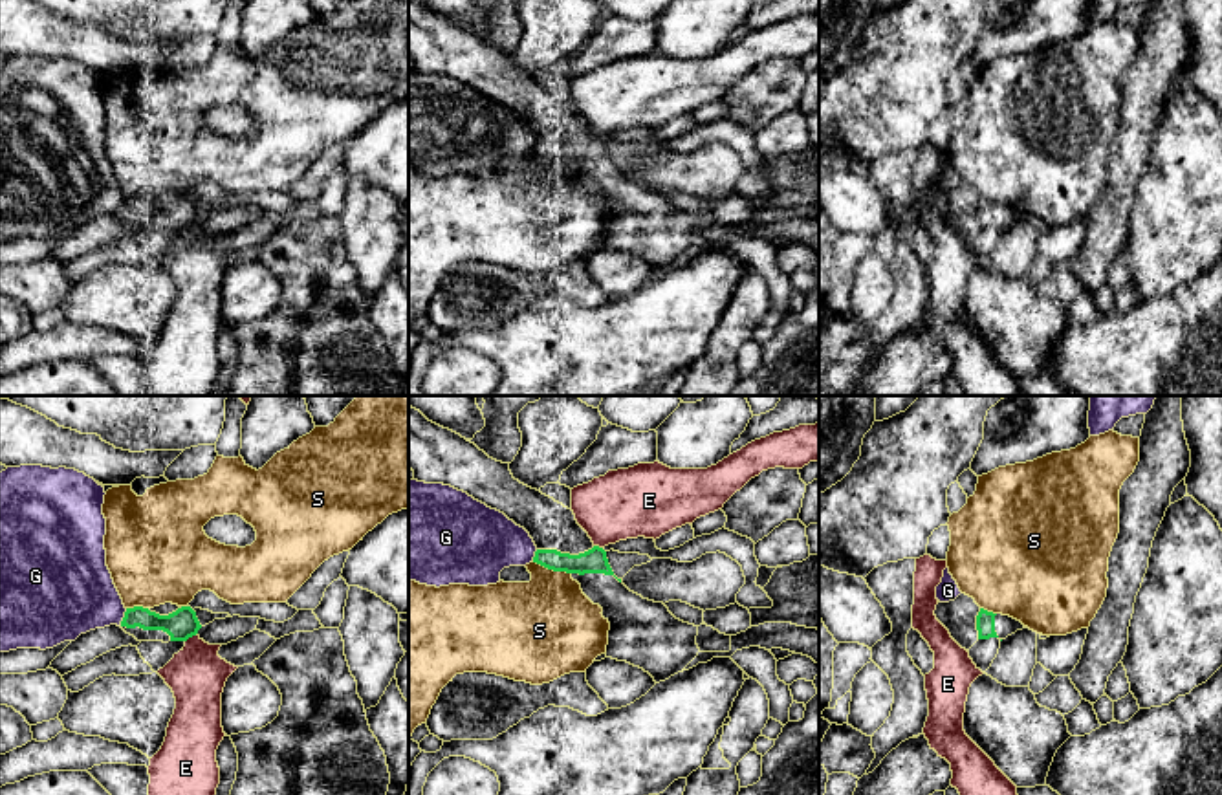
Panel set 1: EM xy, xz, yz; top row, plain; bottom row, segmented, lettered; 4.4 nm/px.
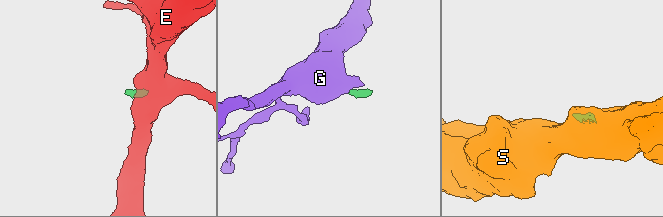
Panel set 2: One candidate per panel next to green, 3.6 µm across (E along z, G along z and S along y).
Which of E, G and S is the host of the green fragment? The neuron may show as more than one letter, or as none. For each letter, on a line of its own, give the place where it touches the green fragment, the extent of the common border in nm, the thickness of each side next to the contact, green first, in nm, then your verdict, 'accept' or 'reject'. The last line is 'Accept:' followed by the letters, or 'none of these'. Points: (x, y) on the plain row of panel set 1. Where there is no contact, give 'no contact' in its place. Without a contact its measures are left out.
E: xy (191, 226) | 70 nm | 140/260 nm | reject
G: xy (125, 206) | 80 nm | 140/360 nm | reject
S: xz (552, 158) | 190 nm | 110/420 nm | reject
Accept: none of these

